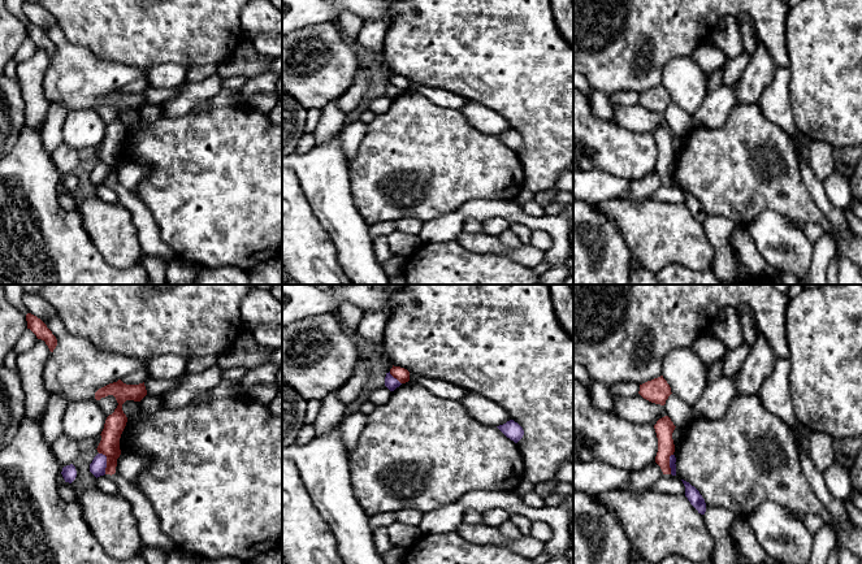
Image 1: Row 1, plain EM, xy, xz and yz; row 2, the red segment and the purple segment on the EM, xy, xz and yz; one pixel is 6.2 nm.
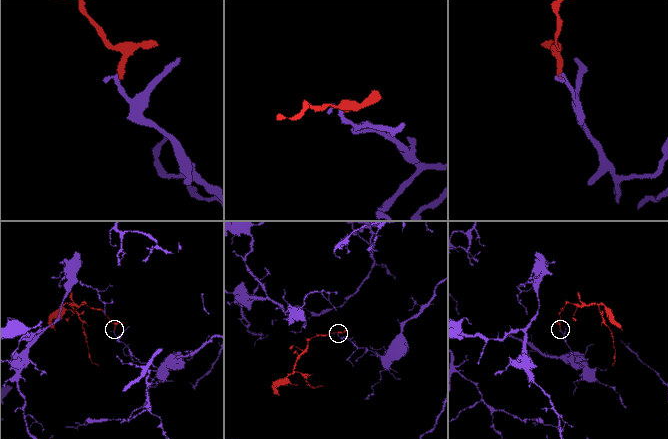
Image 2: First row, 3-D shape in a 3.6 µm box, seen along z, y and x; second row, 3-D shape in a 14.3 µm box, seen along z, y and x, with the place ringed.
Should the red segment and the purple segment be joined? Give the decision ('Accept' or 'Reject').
Reject

